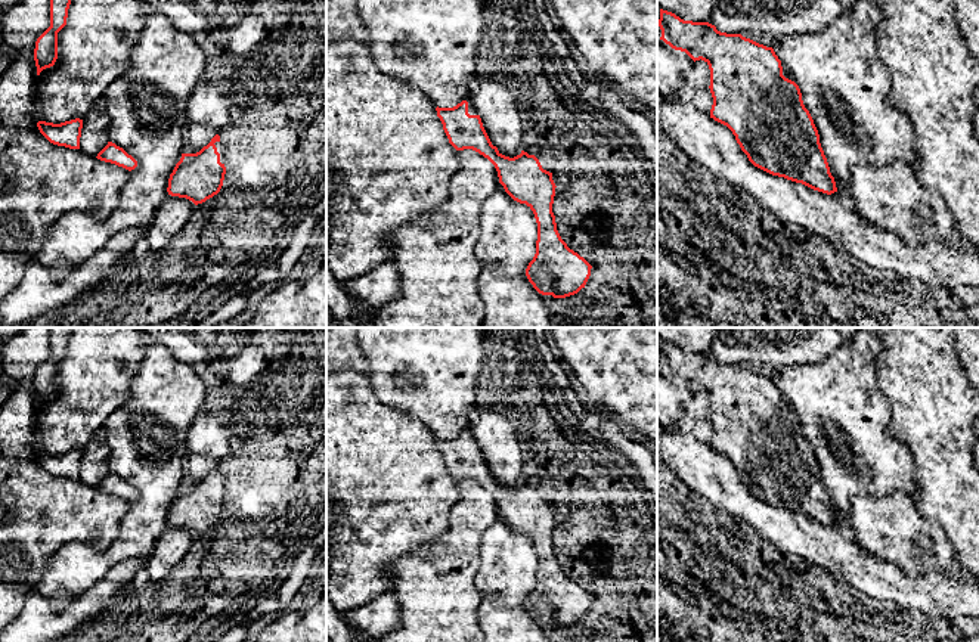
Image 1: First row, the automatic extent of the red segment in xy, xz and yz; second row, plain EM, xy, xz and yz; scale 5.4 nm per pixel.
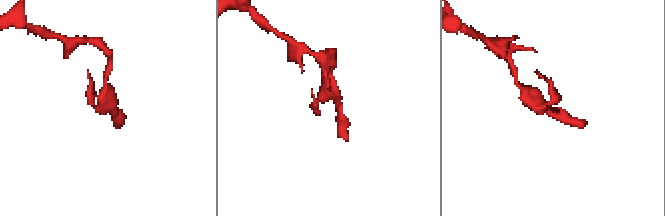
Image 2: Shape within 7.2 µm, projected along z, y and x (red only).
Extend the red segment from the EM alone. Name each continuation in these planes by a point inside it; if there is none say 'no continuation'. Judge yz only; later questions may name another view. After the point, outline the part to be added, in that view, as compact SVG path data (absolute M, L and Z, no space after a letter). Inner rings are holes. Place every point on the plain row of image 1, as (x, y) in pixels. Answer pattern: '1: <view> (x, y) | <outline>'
no continuation

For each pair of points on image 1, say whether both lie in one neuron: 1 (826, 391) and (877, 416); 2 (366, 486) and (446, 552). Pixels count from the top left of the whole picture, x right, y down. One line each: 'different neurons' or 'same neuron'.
1: same neuron
2: different neurons

